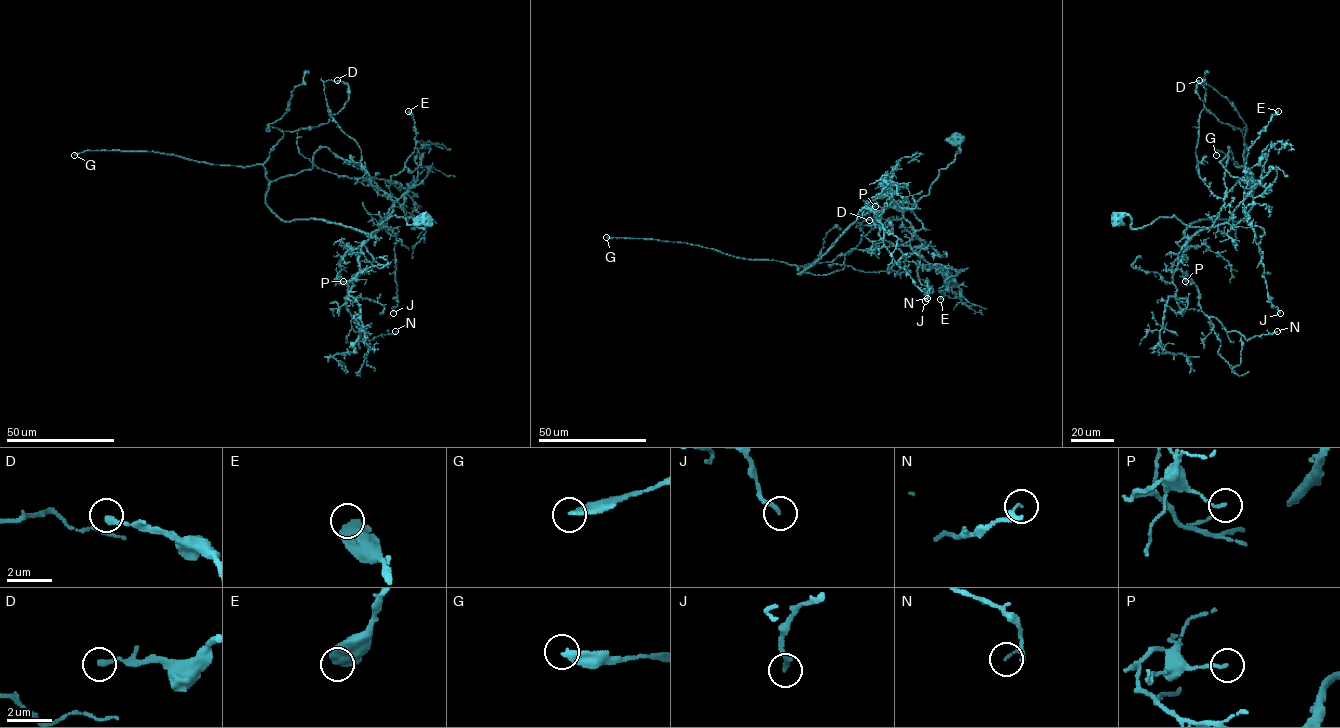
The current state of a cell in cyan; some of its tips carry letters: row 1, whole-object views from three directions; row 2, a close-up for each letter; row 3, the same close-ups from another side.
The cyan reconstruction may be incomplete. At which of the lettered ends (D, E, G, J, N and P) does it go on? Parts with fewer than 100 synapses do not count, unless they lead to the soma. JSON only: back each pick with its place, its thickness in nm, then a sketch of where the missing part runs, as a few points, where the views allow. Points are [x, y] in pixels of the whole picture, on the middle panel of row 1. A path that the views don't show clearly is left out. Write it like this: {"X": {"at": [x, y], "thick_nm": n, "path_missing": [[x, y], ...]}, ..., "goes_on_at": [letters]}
{"G": {"at": [606, 237], "thick_nm": 280}, "goes_on_at": ["G"]}

